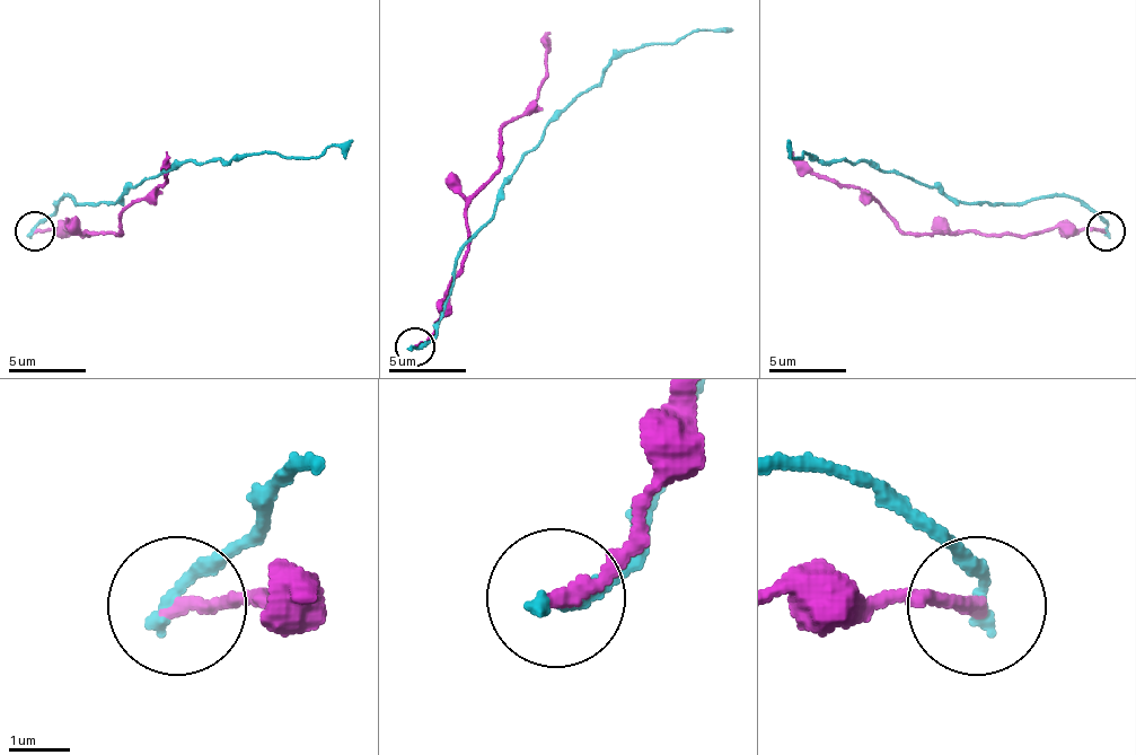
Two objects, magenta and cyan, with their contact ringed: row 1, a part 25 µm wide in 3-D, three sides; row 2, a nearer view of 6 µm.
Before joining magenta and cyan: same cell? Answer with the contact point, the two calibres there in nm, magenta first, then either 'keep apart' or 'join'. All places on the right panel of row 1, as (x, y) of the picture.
(1106, 231) | 240/240 nm | keep apart

